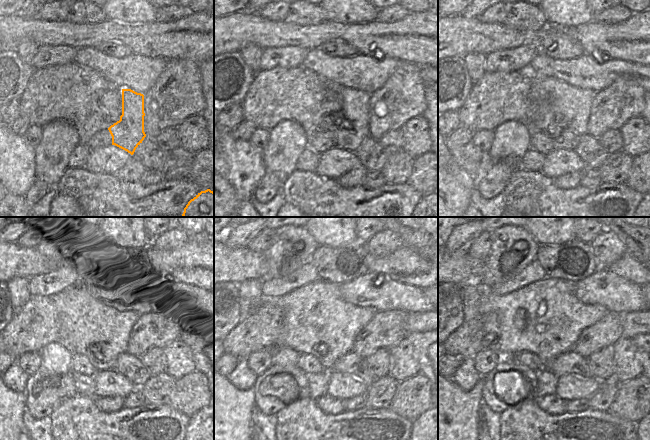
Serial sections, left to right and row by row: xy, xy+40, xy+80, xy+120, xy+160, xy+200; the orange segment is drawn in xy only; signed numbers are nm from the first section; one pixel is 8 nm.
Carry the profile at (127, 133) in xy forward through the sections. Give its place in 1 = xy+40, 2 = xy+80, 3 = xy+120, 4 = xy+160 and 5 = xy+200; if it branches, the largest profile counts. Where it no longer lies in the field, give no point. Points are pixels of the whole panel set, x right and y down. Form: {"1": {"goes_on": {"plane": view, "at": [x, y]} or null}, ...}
{"1": {"goes_on": {"plane": "xy+40", "at": [351, 128]}}, "2": {"goes_on": {"plane": "xy+80", "at": [561, 111]}}, "3": {"goes_on": {"plane": "xy+120", "at": [88, 318]}}, "4": {"goes_on": {"plane": "xy+160", "at": [316, 313]}}, "5": {"goes_on": {"plane": "xy+200", "at": [545, 318]}}}

